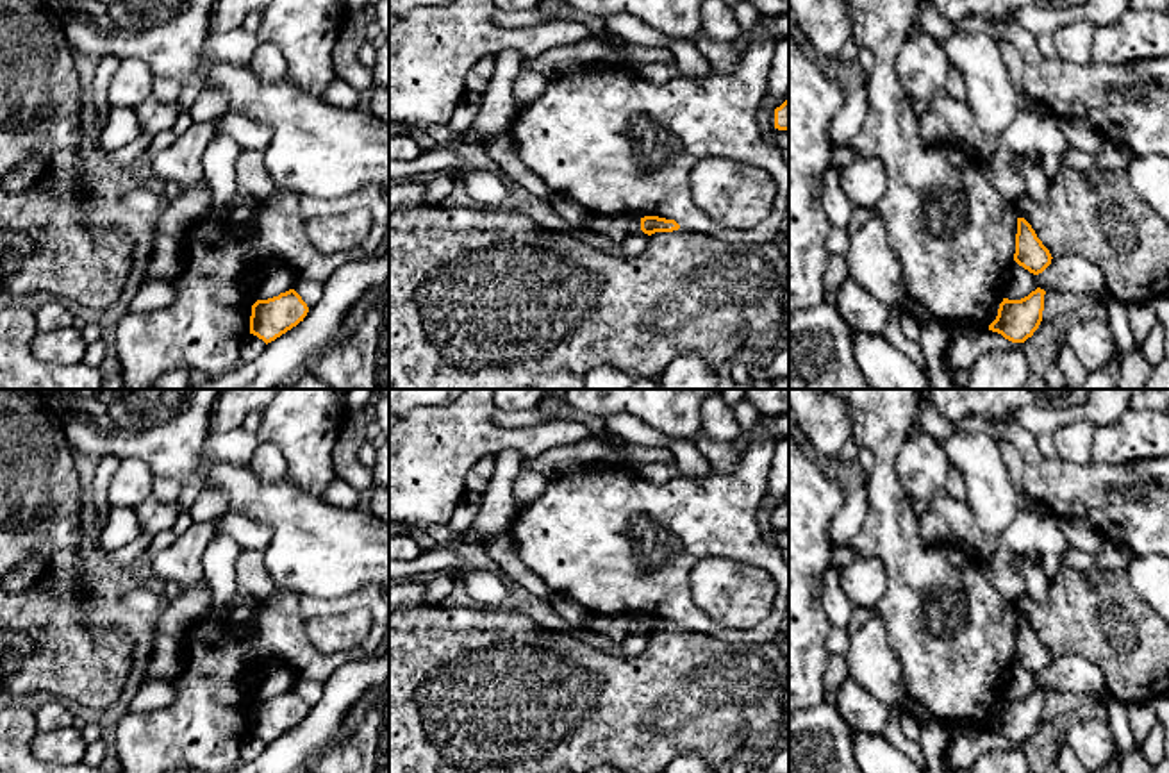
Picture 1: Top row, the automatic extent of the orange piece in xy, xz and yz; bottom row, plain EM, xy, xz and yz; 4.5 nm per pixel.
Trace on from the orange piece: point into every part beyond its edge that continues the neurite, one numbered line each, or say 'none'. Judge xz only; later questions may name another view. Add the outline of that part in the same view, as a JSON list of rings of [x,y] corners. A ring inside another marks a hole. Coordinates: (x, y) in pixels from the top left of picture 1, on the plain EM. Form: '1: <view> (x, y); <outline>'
none

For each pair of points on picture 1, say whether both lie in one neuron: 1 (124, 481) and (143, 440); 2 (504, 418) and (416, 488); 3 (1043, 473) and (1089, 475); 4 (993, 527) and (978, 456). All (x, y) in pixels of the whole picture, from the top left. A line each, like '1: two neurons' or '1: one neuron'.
1: two neurons
2: two neurons
3: one neuron
4: one neuron

